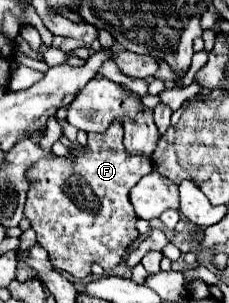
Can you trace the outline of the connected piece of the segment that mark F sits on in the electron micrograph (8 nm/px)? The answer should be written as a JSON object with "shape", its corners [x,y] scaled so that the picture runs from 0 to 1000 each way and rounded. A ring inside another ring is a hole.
{"shape":[[[485,406],[485,419],[432,446],[380,446],[380,479],[362,498],[301,492],[301,512],[328,518],[310,538],[301,518],[223,518],[179,525],[118,564],[135,617],[118,630],[109,716],[127,723],[144,762],[162,769],[162,802],[214,835],[223,875],[258,894],[362,921],[397,908],[397,875],[432,868],[450,888],[493,888],[555,842],[572,802],[607,782],[590,736],[598,710],[563,670],[563,624],[642,571],[668,564],[659,525],[642,512],[572,512],[537,485],[537,413]]]}

